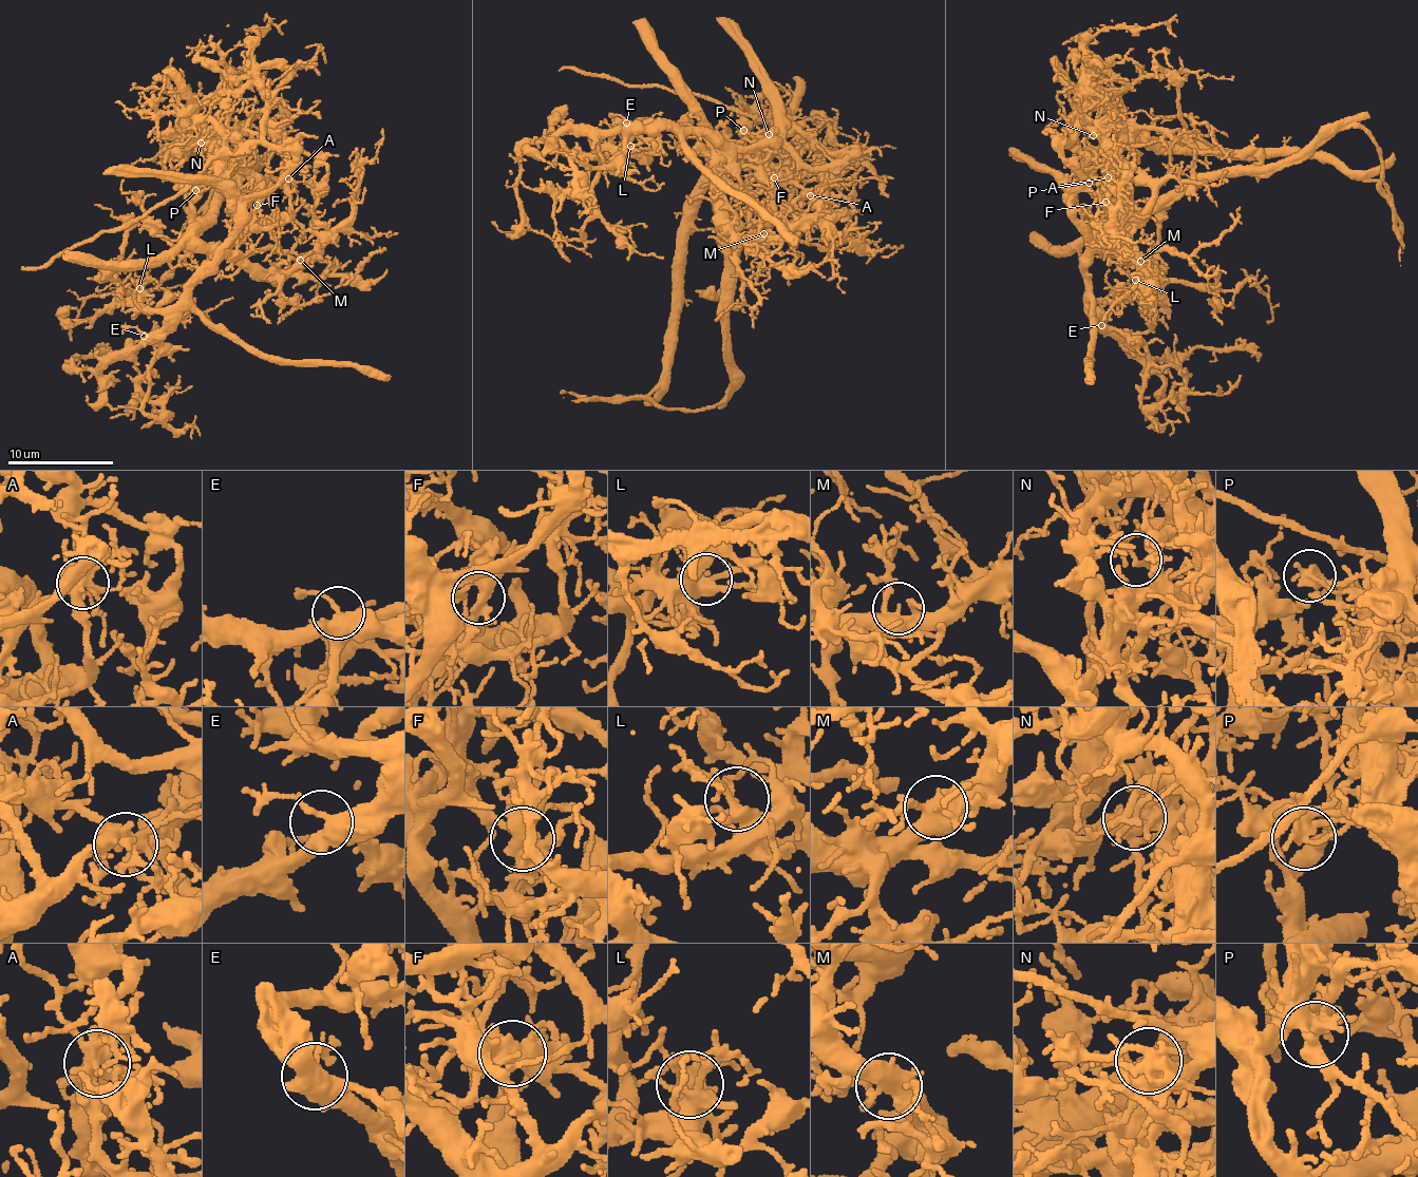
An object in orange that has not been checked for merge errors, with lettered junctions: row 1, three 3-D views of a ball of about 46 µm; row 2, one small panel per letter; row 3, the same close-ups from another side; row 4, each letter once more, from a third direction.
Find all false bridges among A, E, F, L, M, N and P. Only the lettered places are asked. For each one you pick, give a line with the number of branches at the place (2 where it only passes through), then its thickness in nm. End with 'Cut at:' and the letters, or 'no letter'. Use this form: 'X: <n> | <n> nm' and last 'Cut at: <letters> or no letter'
A: 7 | 440 nm
F: 5 | 420 nm
N: 3 | 150 nm
P: 5 | 280 nm
Cut at: A, F, N, P

